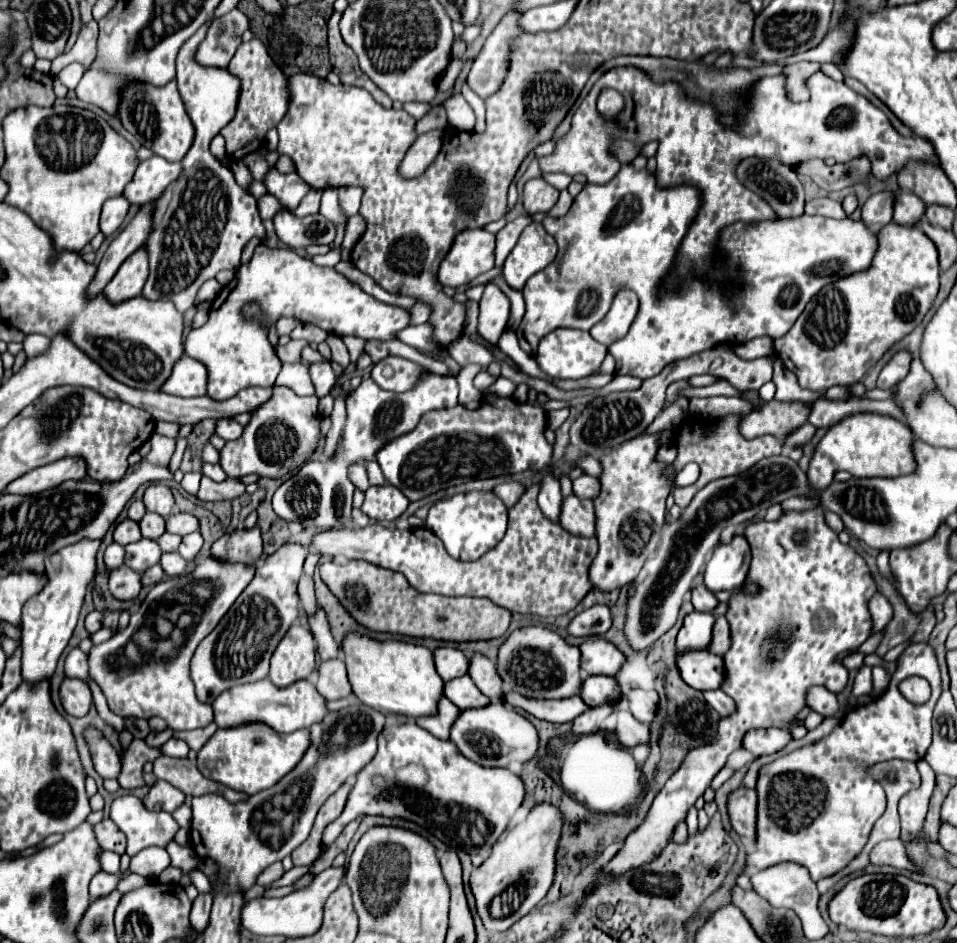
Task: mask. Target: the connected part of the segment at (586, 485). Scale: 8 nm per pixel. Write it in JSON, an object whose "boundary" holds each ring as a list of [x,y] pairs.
{"boundary":[[[580,476],[574,480],[574,494],[582,500],[594,500],[600,494],[600,480],[594,476]]]}

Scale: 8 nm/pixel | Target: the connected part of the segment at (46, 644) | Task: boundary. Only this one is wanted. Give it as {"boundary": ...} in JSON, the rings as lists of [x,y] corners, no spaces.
{"boundary":[[[82,538],[76,544],[68,544],[46,560],[46,586],[22,608],[22,676],[28,682],[50,678],[56,670],[56,662],[76,628],[80,608],[84,604],[86,588],[96,576],[96,554],[102,540]]]}

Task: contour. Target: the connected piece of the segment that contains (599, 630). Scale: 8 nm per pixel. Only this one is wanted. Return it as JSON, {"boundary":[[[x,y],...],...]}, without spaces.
{"boundary":[[[596,604],[572,618],[568,624],[568,634],[570,636],[580,636],[580,638],[590,638],[590,636],[602,636],[610,630],[612,620],[610,620],[610,610],[608,606]]]}

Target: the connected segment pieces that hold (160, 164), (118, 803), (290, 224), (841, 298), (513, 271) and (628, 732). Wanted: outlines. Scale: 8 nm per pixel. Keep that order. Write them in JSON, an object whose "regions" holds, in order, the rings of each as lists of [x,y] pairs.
{"regions":[[[[152,156],[138,164],[132,182],[124,188],[124,196],[130,200],[130,204],[142,206],[146,202],[160,198],[168,184],[176,180],[180,174],[182,174],[180,162],[168,162],[160,156]]],[[[126,794],[126,796],[118,796],[112,806],[110,806],[110,818],[116,822],[116,826],[126,834],[126,840],[128,840],[128,846],[126,846],[126,852],[130,856],[134,856],[136,852],[140,852],[142,848],[148,848],[148,846],[166,846],[174,834],[178,832],[178,822],[172,820],[172,814],[166,814],[166,812],[152,812],[144,806],[144,802],[132,794]]],[[[288,210],[274,216],[274,230],[278,238],[290,248],[306,248],[310,244],[332,244],[336,230],[322,214],[298,218]]],[[[890,222],[880,228],[878,244],[874,262],[866,272],[852,274],[826,286],[808,302],[796,324],[782,338],[778,358],[796,374],[800,388],[808,388],[824,396],[830,386],[860,382],[868,368],[872,368],[898,340],[908,336],[932,308],[938,294],[938,250],[934,242],[928,240],[928,236],[916,226],[900,226]]],[[[532,222],[524,228],[518,244],[508,254],[504,262],[504,280],[516,288],[522,290],[526,280],[546,268],[556,258],[558,246],[554,236],[550,236],[542,224]]],[[[626,708],[618,710],[616,734],[618,734],[618,740],[628,748],[638,744],[650,744],[650,728],[646,724],[640,724]]]]}

